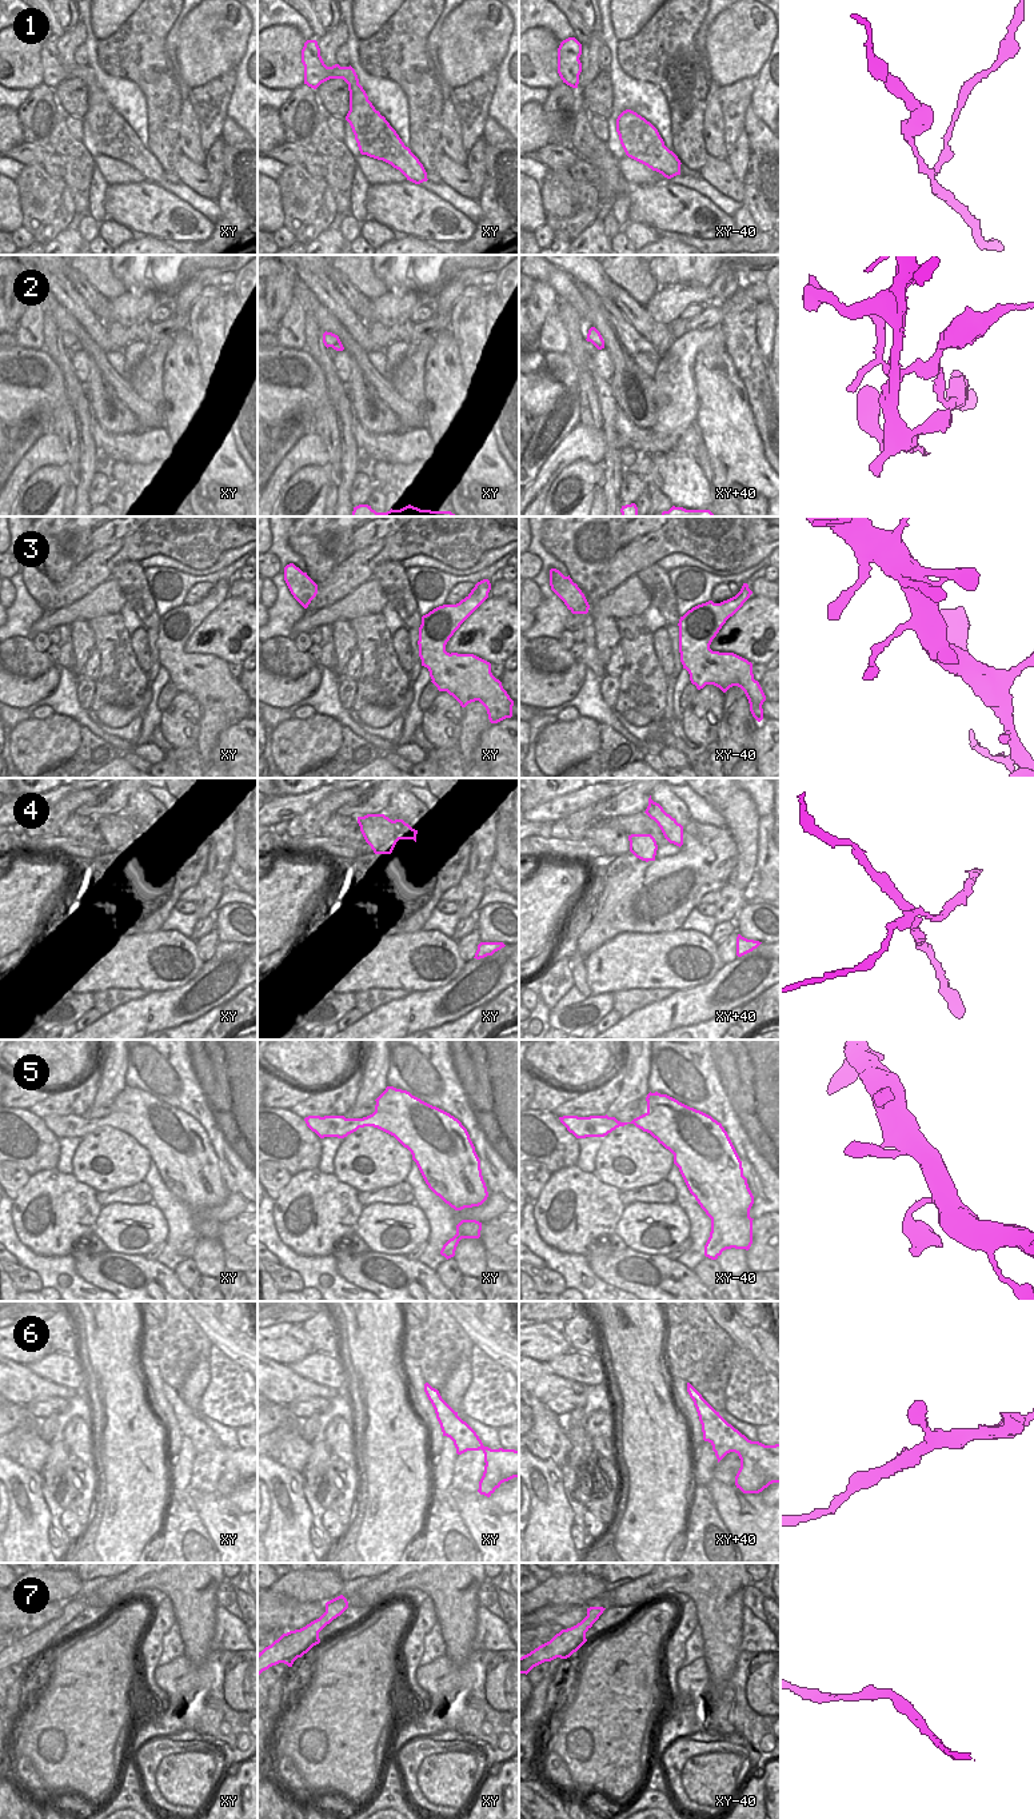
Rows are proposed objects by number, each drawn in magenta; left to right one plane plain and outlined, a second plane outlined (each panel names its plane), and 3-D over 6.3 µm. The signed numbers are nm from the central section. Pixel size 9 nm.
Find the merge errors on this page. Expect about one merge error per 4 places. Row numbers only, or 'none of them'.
2, 4

